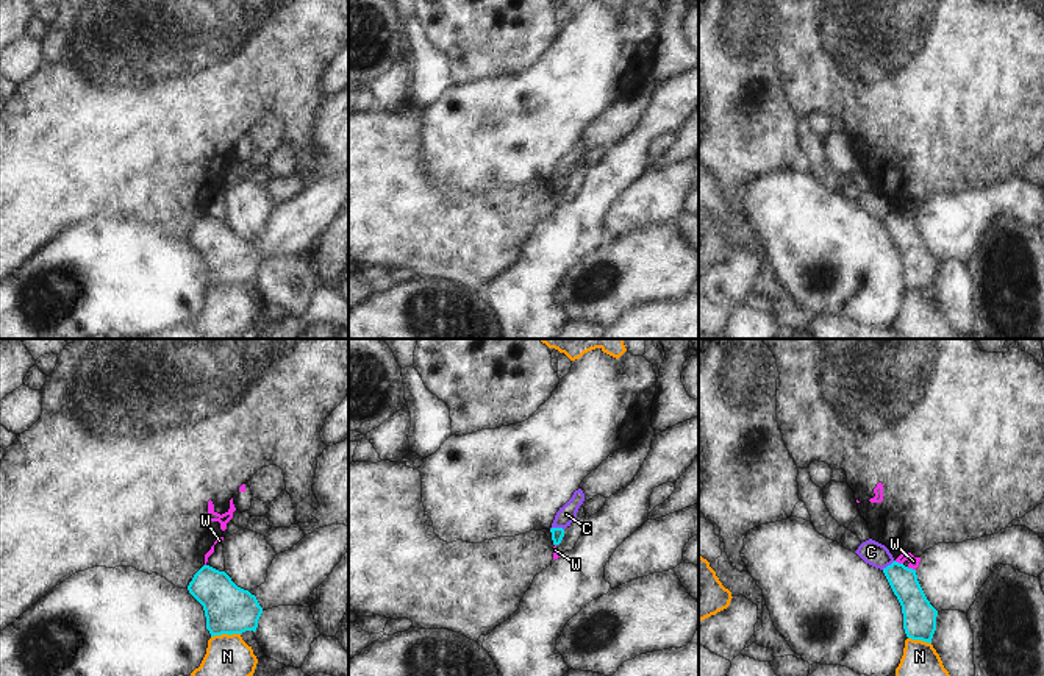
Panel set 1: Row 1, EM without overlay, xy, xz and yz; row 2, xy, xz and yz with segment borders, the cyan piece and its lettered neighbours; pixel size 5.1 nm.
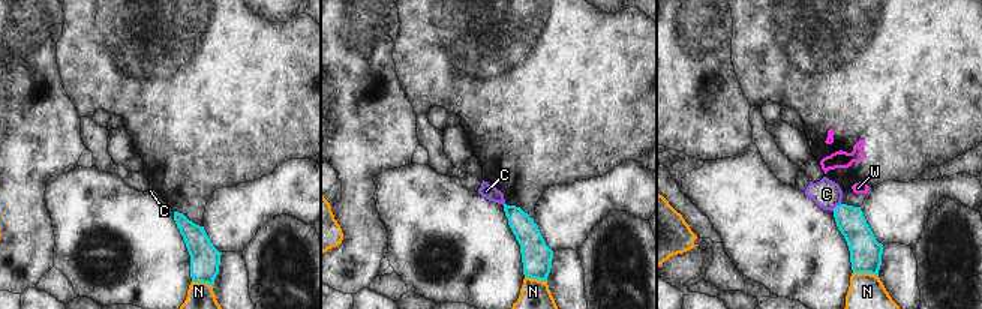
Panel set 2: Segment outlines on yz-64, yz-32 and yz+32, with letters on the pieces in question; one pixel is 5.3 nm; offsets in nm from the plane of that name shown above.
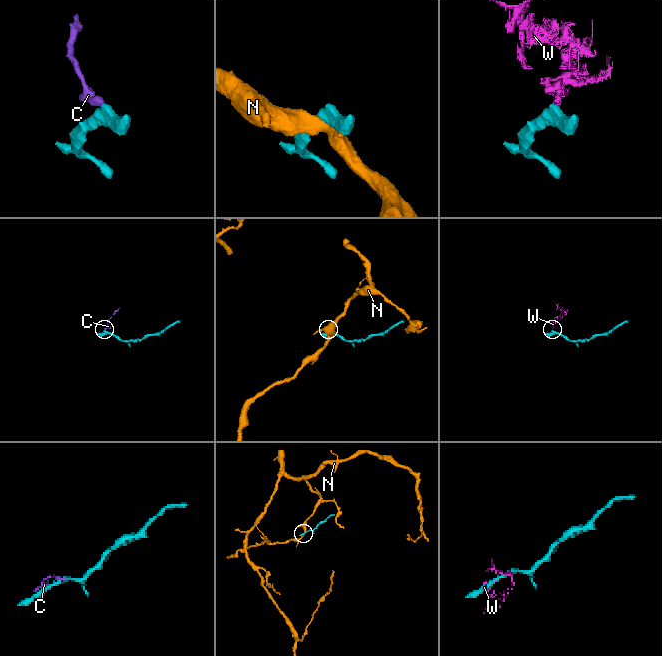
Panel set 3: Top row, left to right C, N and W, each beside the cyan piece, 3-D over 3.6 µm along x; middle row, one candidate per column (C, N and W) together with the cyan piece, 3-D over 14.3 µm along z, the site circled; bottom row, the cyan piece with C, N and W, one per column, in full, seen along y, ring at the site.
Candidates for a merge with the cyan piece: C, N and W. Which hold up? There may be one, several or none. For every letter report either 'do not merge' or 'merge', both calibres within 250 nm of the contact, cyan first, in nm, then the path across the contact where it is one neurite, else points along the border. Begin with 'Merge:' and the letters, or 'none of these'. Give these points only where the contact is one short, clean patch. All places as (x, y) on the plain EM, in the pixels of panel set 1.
Merge: none of these
C: do not merge; 60 nm thick on the cyan side, 90 nm on the other; border along xz (563, 178), (550, 180)
N: do not merge; 260 nm thick on the cyan side, 240 nm on the other
W: do not merge; 140 nm thick on the cyan side, 50 nm on the other; border along yz (894, 211), (902, 214)

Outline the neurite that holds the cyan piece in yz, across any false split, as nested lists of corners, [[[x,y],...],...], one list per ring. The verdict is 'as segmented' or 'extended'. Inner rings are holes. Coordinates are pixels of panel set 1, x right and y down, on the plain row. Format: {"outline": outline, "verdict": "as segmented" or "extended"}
{"outline": [[[894,211],[883,223],[902,256],[906,287],[931,294],[938,261],[927,250],[916,220]]], "verdict": "as segmented"}

